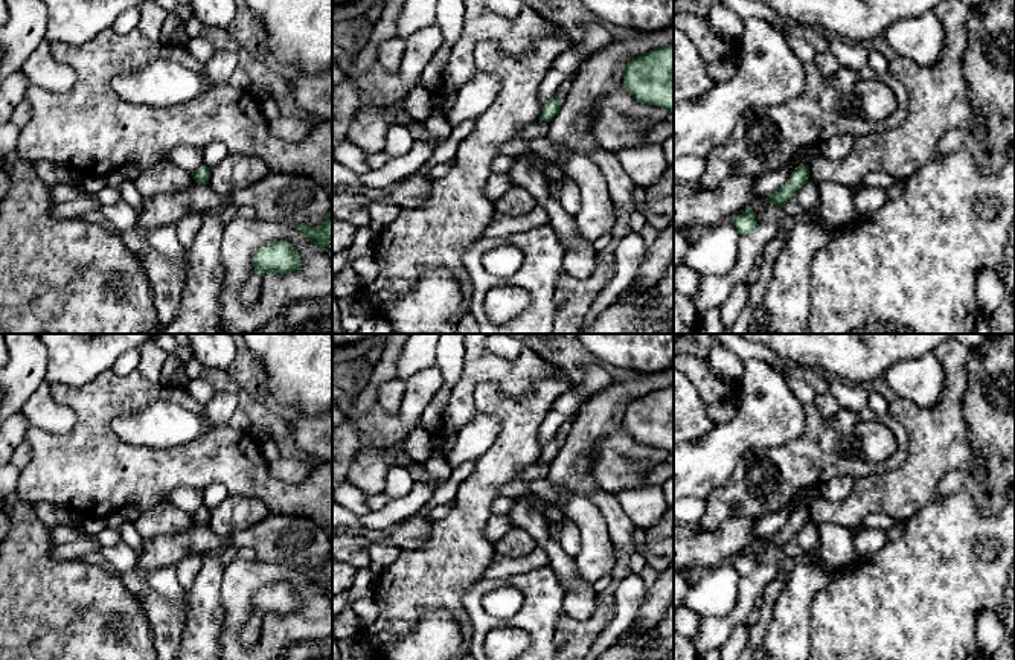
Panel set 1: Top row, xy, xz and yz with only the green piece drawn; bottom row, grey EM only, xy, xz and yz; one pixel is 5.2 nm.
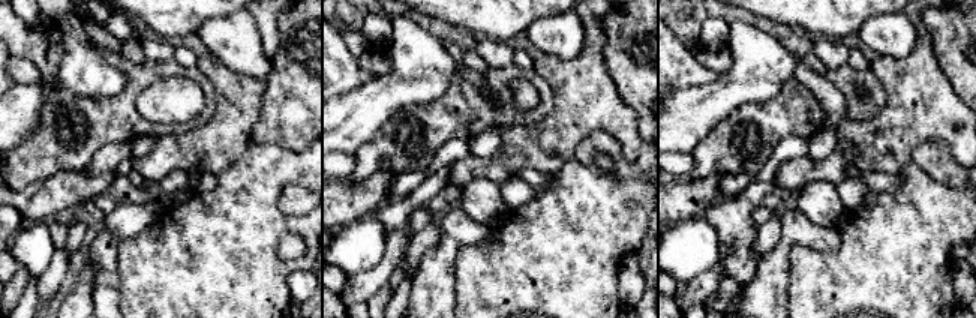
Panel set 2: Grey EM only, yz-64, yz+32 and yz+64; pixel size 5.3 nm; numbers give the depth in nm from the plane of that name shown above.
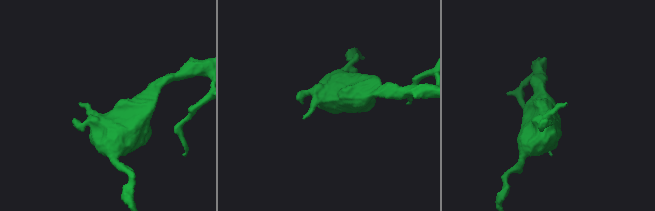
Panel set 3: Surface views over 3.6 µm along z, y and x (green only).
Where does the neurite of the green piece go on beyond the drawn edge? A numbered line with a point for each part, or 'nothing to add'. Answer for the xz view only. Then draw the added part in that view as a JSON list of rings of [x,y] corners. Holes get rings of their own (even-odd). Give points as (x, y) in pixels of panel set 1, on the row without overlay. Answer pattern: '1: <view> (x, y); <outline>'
nothing to add

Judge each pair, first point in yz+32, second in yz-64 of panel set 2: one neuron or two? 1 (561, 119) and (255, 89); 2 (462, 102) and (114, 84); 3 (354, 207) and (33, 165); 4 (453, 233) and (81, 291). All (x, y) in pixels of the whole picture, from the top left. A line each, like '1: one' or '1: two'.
1: one
2: two
3: two
4: two

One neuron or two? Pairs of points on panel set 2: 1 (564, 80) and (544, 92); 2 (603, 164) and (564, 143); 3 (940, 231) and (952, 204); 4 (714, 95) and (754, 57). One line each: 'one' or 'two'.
1: two
2: two
3: one
4: one

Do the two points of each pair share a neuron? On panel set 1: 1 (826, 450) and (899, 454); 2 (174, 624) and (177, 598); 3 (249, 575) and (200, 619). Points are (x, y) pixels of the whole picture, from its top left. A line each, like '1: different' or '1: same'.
1: same
2: different
3: different

